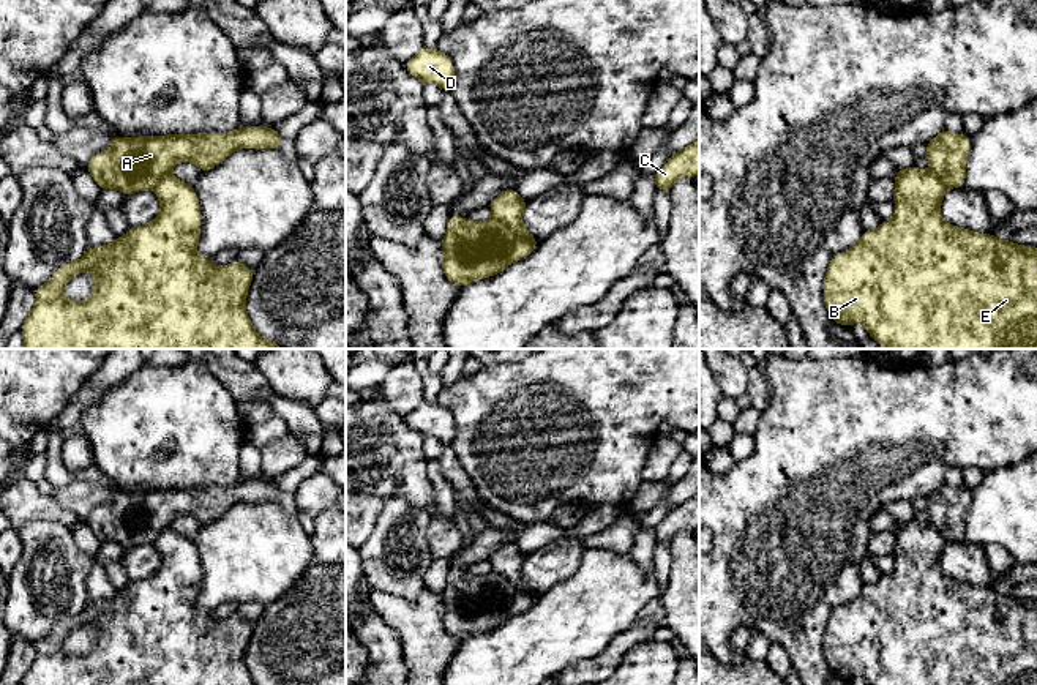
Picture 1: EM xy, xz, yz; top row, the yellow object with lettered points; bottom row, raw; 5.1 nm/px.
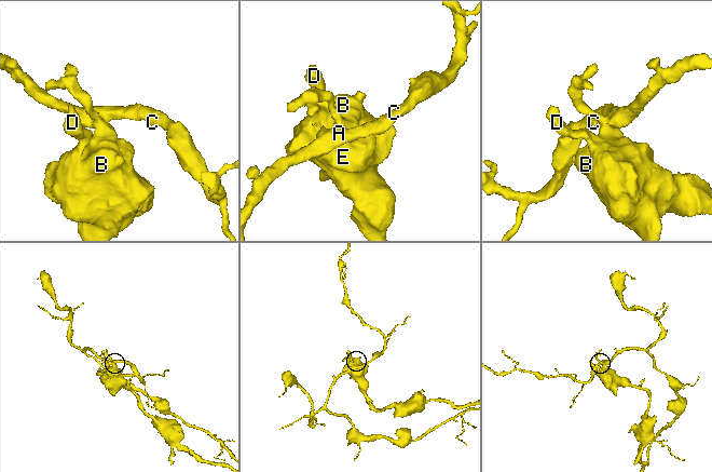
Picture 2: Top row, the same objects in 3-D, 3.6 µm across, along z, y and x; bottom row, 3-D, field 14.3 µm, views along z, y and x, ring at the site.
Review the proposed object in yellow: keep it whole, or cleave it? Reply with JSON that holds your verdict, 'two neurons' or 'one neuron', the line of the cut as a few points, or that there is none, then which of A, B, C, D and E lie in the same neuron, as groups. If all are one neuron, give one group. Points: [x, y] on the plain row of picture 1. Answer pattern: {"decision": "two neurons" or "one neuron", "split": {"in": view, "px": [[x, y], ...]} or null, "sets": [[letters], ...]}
{"decision": "one neuron", "split": null, "sets": [["A", "B", "C", "D", "E"]]}

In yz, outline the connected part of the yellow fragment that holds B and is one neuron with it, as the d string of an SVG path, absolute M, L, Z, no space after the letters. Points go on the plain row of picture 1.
M941 485L927 499L928 526L919 524L914 518L908 522L898 522L895 530L897 559L895 570L889 575L881 575L874 584L863 584L860 595L843 606L832 611L824 633L824 657L835 677L852 679L860 676L868 685L1037 685L1037 601L1021 600L1015 595L1004 595L991 587L977 587L964 581L955 581L945 576L939 568L939 557L950 541L963 541L966 533L966 513L969 507L969 489Z

